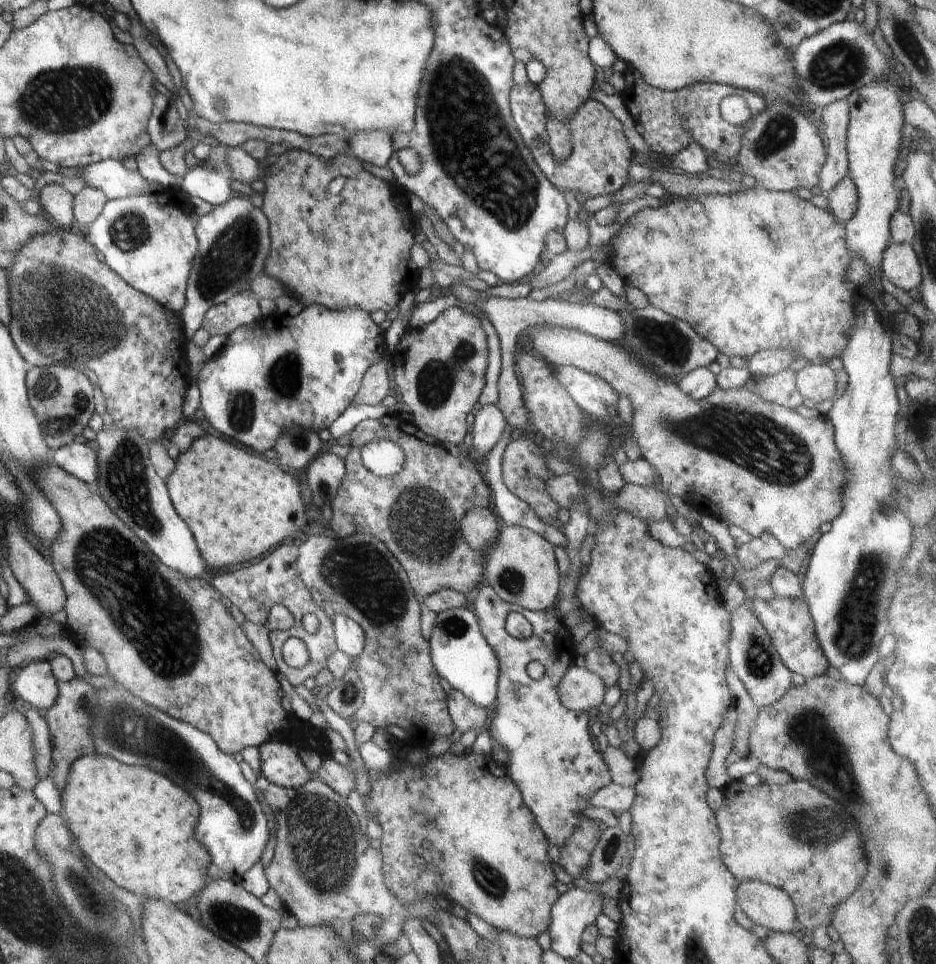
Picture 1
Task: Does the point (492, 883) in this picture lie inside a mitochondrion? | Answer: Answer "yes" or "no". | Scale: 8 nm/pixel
yes

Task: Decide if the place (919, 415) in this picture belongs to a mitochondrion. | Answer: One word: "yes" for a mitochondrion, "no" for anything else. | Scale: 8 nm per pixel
no

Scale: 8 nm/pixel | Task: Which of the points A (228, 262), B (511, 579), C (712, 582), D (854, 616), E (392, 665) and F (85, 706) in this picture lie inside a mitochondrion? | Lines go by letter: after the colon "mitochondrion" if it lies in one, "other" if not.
A: mitochondrion
B: mitochondrion
C: other
D: mitochondrion
E: other
F: mitochondrion

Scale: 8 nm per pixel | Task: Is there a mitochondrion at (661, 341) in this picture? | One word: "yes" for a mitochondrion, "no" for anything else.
yes

